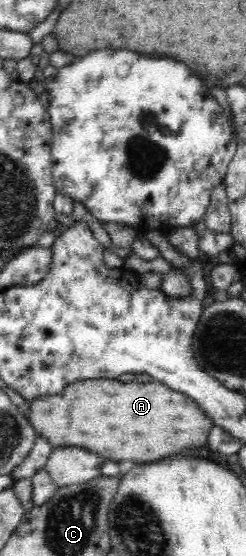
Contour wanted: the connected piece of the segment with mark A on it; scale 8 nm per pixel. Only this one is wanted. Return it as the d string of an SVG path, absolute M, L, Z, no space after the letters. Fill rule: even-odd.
M88 379L70 384L60 394L28 400L28 415L23 412L29 425L34 428L38 439L46 439L53 449L76 445L86 447L86 451L104 457L106 461L136 461L149 464L169 456L188 453L207 443L213 422L200 410L200 407L187 395L170 390L161 382L140 384L136 380L124 383L118 379Z

